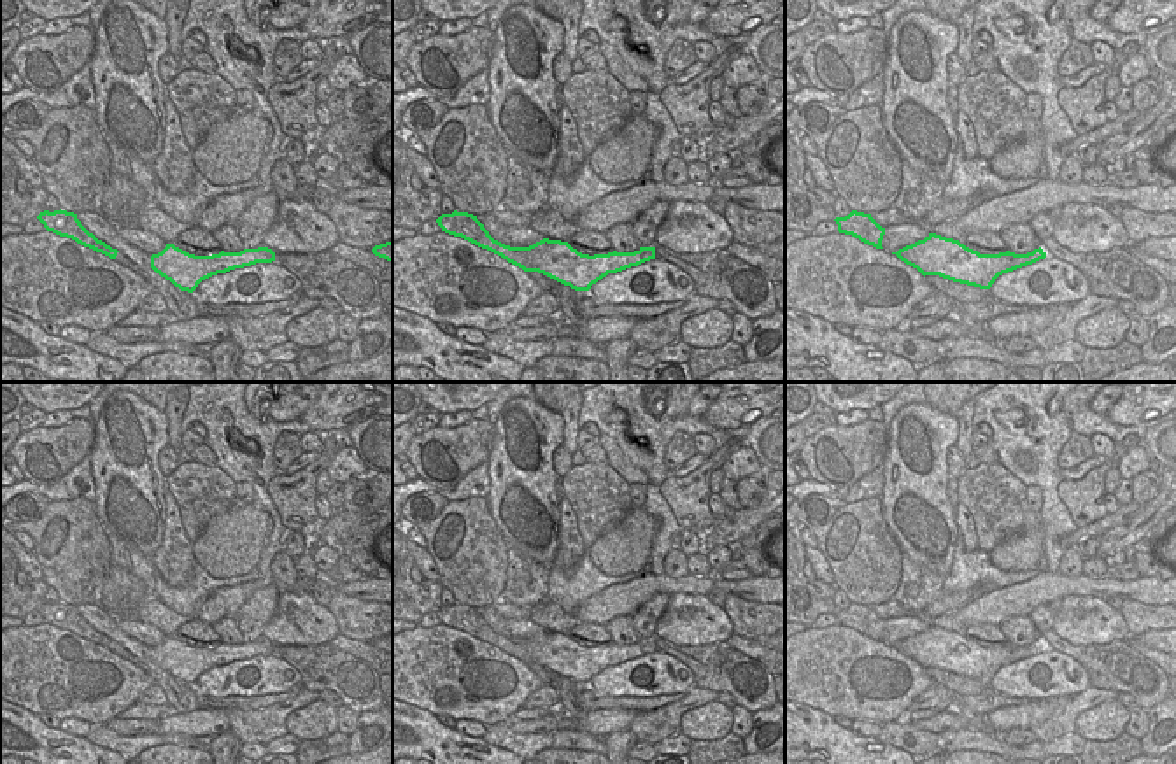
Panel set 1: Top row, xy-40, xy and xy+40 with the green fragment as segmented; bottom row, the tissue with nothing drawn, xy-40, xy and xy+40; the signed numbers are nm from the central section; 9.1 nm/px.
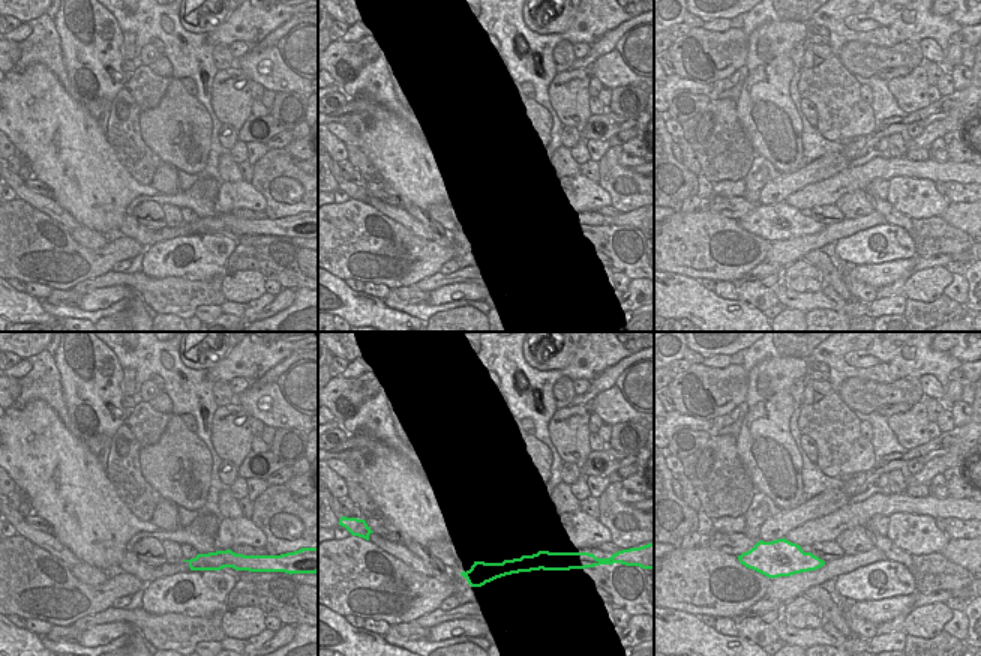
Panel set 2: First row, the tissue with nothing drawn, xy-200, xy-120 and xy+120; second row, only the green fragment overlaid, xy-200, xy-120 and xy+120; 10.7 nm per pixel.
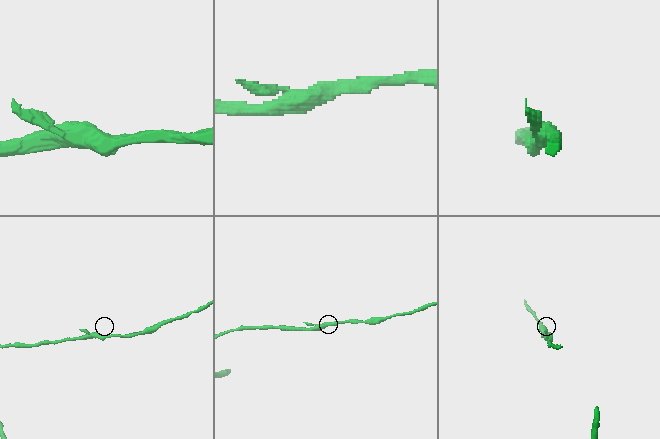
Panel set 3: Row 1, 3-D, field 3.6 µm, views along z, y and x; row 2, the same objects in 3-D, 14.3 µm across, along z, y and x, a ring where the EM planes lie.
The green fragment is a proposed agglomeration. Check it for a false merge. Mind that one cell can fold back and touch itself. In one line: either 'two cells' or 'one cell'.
two cells

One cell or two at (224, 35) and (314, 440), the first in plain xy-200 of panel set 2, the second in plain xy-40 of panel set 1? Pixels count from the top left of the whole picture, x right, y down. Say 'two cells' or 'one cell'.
two cells

